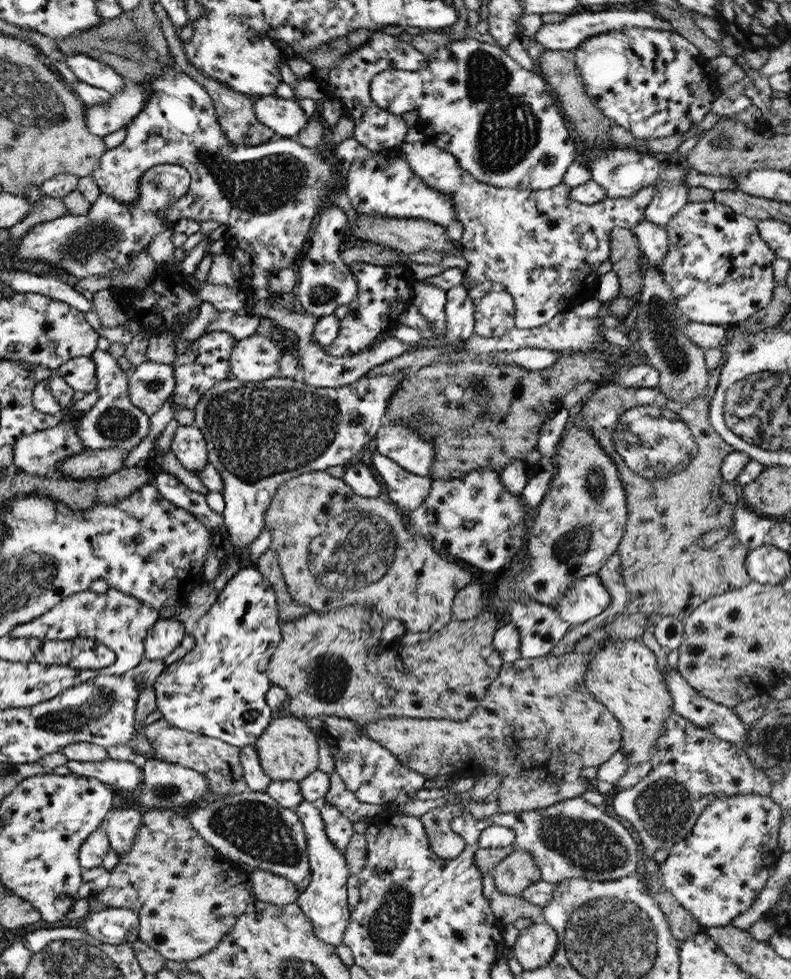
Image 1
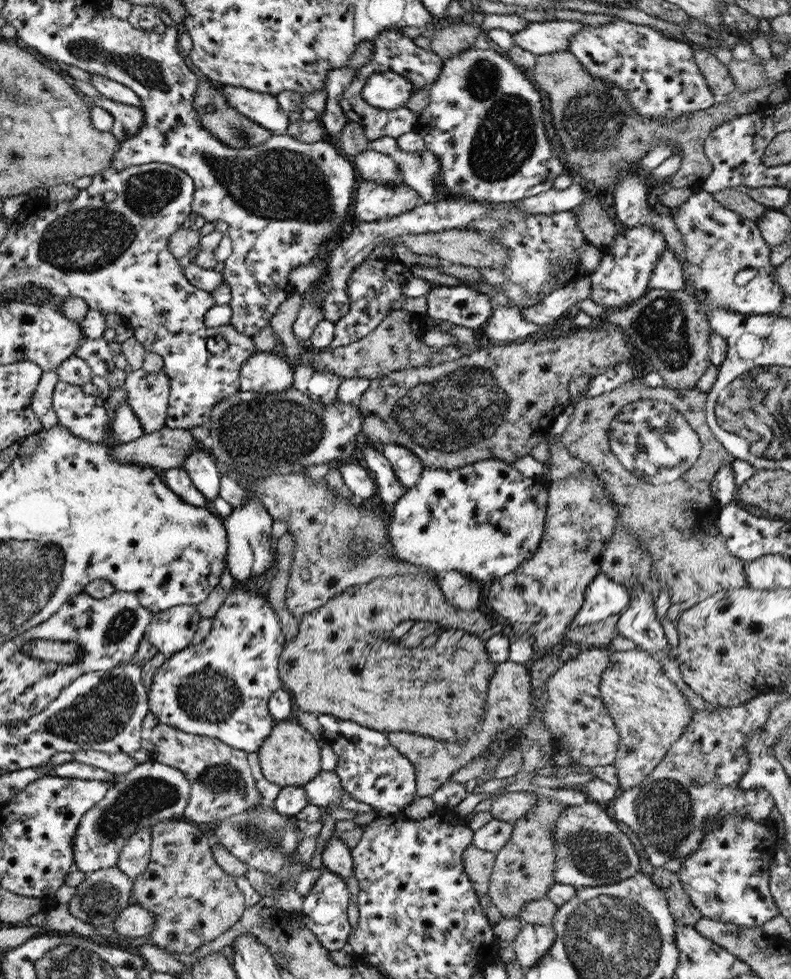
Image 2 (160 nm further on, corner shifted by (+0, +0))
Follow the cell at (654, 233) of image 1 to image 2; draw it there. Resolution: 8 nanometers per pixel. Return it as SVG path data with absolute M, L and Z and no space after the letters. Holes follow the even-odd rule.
M663 249L659 261L655 261L651 278L649 278L648 289L660 289L667 291L683 290L683 274L681 263L673 257L673 253L667 249Z

